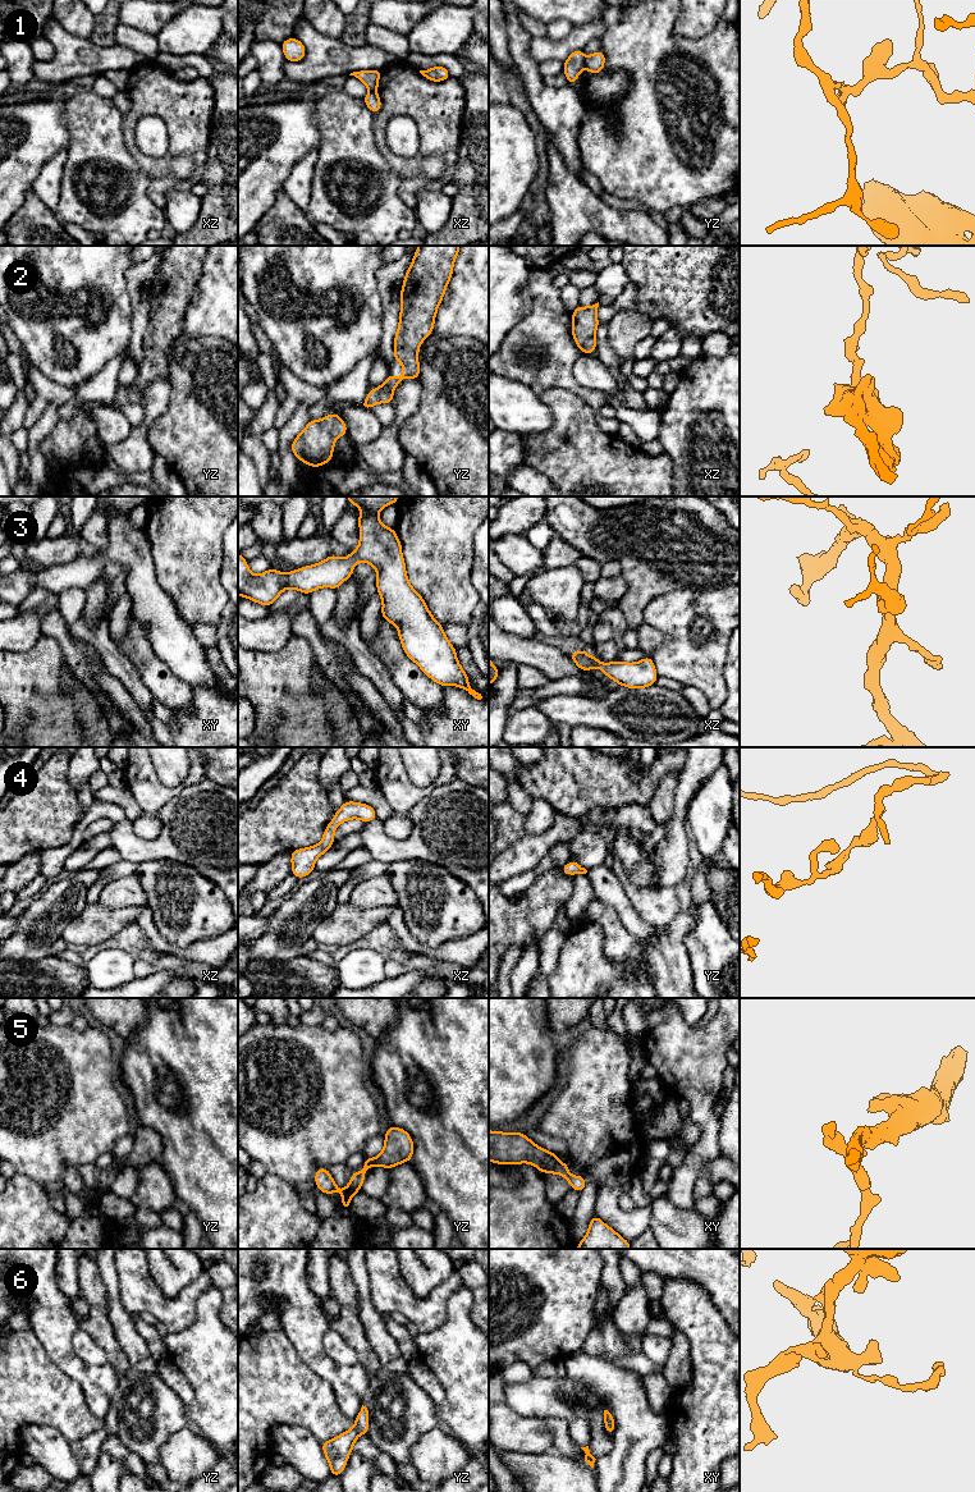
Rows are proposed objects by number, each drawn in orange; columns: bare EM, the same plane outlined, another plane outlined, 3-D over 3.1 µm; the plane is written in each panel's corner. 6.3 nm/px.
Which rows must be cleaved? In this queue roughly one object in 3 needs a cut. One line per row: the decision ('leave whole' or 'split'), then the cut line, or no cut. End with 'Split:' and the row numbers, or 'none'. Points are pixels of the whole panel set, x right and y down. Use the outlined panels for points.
1: split | yz (584, 59), (585, 65)
2: leave whole | no cut
3: leave whole | no cut
4: leave whole | no cut
5: leave whole | no cut
6: leave whole | no cut
Split: 1

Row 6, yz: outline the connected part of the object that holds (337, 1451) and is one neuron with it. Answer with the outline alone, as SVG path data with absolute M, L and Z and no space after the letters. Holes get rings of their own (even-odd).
M362 1405L354 1427L340 1433L333 1440L321 1442L324 1455L330 1464L330 1474L340 1477L345 1469L347 1460L353 1451L353 1446L360 1434L369 1433L369 1410Z

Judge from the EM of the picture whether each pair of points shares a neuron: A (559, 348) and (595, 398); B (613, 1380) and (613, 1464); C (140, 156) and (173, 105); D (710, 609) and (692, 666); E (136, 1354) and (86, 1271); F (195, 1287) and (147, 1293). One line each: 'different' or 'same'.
A: same
B: same
C: same
D: same
E: different
F: same

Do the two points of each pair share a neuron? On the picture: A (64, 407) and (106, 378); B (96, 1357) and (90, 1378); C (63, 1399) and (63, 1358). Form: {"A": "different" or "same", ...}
{"A": "same", "B": "different", "C": "different"}

